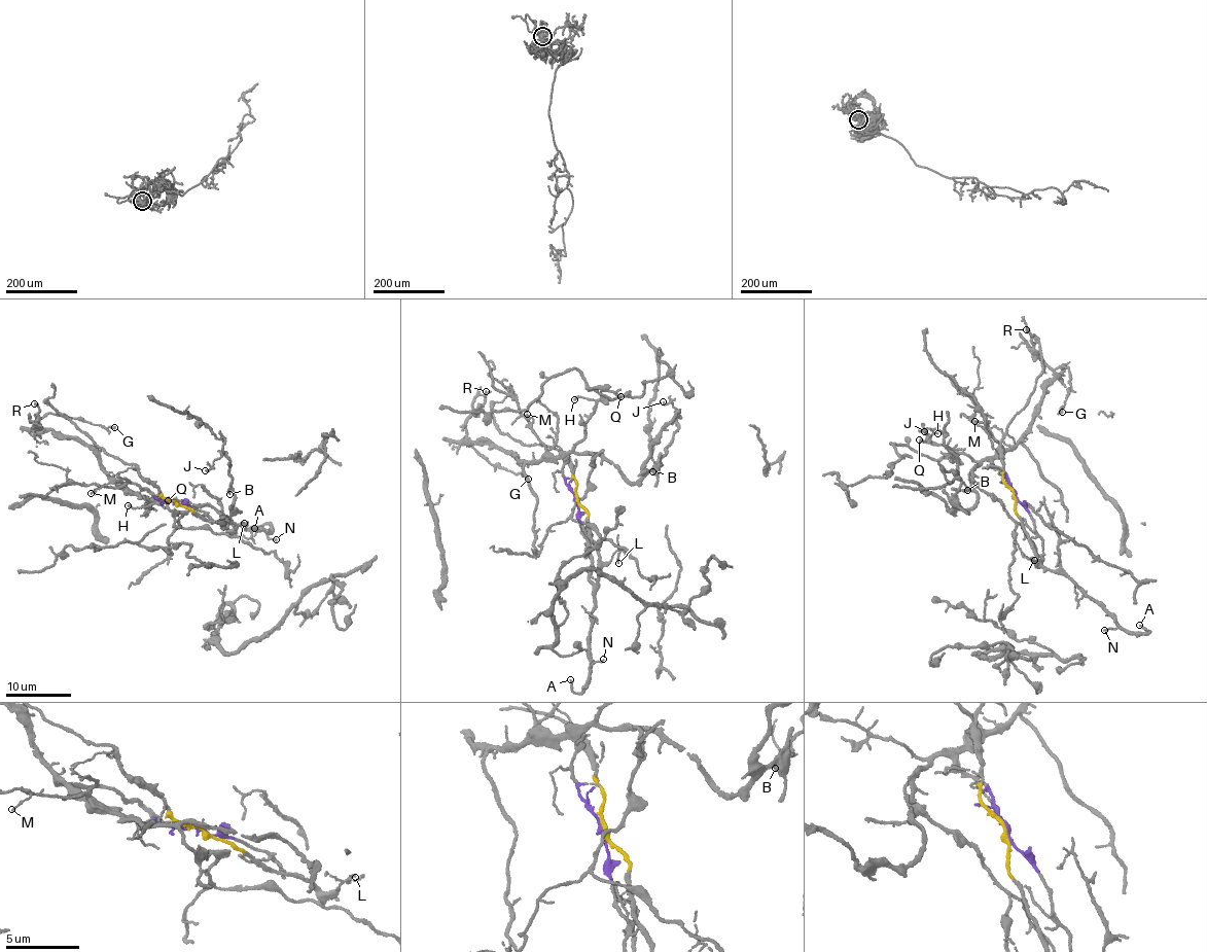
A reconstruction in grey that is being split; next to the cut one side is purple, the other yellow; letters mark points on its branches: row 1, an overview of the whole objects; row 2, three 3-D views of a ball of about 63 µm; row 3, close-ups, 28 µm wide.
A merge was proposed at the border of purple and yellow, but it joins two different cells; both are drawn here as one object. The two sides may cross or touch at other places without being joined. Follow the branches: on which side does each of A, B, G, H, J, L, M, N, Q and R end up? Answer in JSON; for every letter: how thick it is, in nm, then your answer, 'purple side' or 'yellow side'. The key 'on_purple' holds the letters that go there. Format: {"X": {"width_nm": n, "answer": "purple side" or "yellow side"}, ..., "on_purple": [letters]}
{"A": {"width_nm": 140, "answer": "yellow side"}, "B": {"width_nm": 120, "answer": "purple side"}, "G": {"width_nm": 140, "answer": "purple side"}, "H": {"width_nm": 120, "answer": "purple side"}, "J": {"width_nm": 120, "answer": "purple side"}, "L": {"width_nm": 120, "answer": "yellow side"}, "M": {"width_nm": 130, "answer": "purple side"}, "N": {"width_nm": 140, "answer": "yellow side"}, "Q": {"width_nm": 240, "answer": "purple side"}, "R": {"width_nm": 180, "answer": "purple side"}, "on_purple": ["B", "G", "H", "J", "M", "Q", "R"]}

